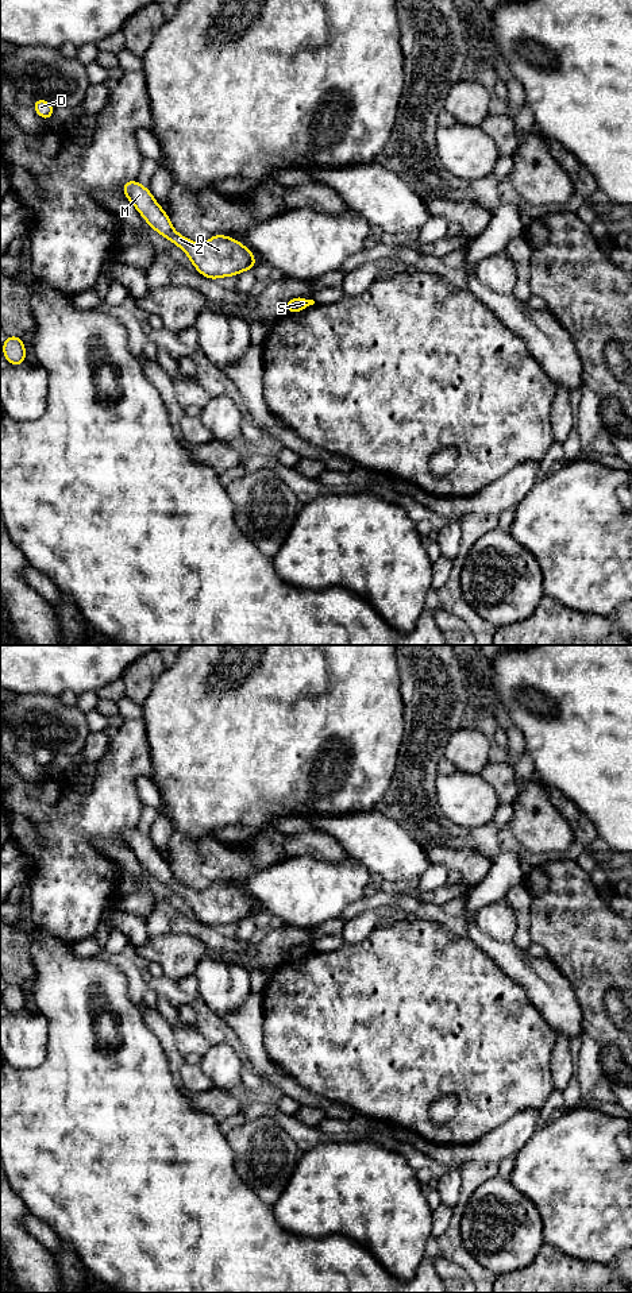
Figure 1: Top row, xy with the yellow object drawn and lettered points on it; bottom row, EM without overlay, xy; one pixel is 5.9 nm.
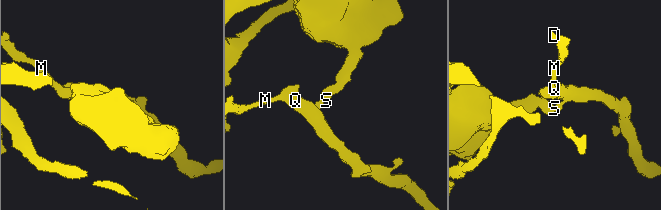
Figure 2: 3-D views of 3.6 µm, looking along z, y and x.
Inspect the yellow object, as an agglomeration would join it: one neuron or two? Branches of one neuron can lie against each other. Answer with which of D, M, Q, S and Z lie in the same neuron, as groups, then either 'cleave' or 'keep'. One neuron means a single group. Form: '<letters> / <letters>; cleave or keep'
D M Q Z / S; cleave

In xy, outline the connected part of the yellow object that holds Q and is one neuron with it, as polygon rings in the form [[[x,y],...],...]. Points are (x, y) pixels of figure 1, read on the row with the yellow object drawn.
[[[126,181],[123,193],[153,229],[186,252],[201,275],[217,279],[255,269],[255,255],[235,239],[213,235],[208,242],[197,244],[176,232],[169,216],[139,181]]]

